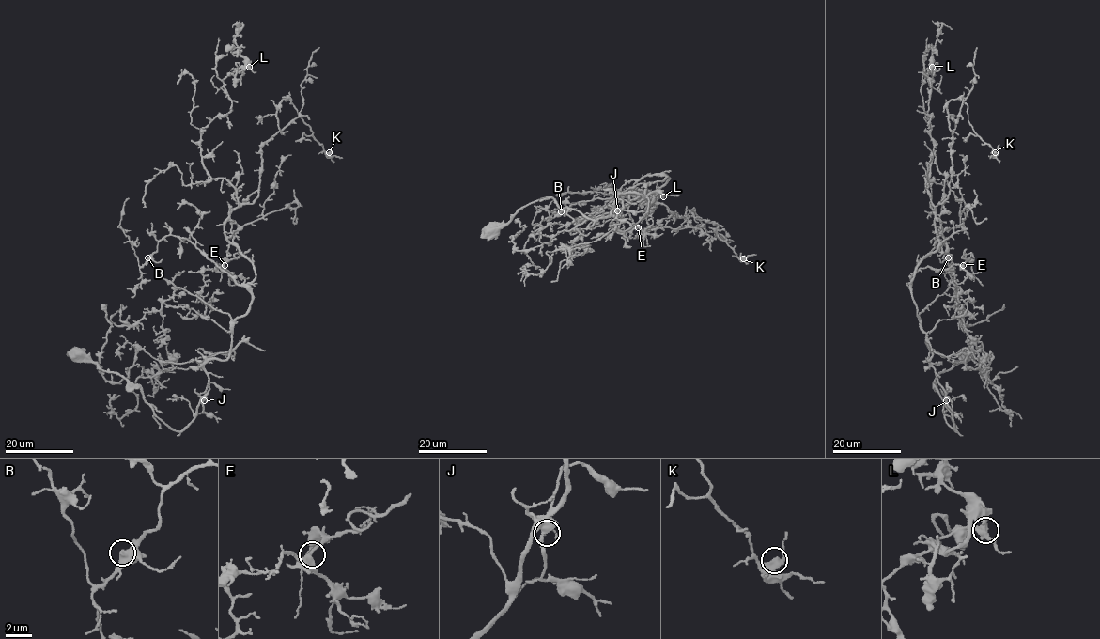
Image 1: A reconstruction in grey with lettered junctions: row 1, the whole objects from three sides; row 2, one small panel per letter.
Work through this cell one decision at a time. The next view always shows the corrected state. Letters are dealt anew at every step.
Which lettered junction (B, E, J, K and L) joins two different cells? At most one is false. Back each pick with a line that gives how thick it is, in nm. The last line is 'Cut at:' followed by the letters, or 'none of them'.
L: Thickness 480 nm
Cut at: L

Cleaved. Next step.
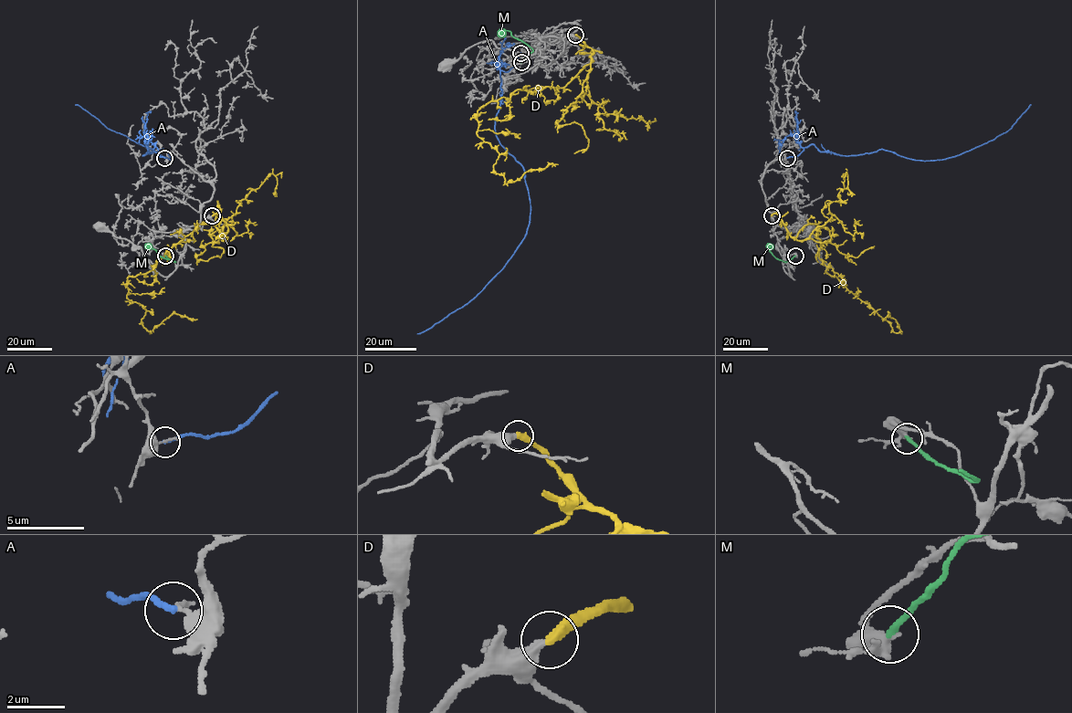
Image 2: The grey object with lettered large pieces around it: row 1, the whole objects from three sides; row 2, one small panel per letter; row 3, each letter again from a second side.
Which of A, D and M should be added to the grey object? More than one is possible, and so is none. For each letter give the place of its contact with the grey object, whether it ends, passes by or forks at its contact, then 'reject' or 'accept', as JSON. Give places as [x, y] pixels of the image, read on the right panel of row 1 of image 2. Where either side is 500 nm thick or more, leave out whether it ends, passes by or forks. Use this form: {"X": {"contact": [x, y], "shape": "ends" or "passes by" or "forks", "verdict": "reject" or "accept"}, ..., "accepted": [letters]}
{"A": {"contact": [787, 158], "shape": "ends", "verdict": "reject"}, "D": {"contact": [772, 215], "shape": "ends", "verdict": "accept"}, "M": {"contact": [795, 256], "shape": "ends", "verdict": "reject"}, "accepted": ["D"]}

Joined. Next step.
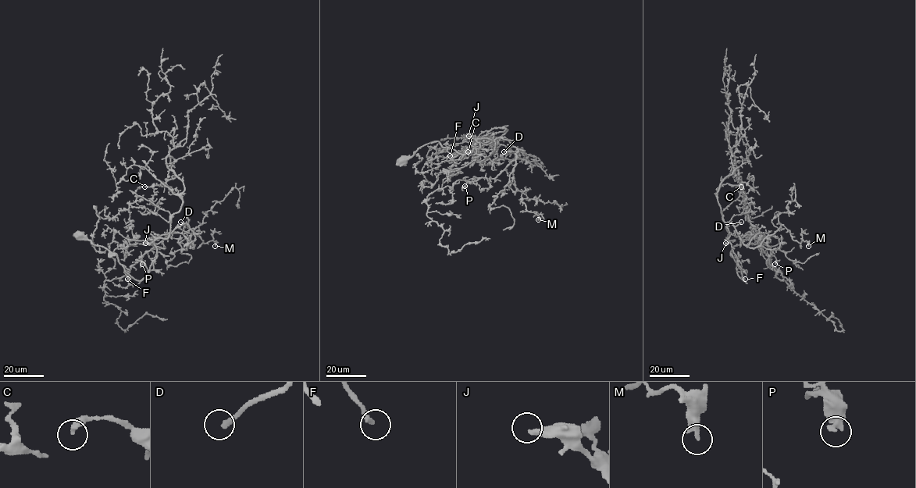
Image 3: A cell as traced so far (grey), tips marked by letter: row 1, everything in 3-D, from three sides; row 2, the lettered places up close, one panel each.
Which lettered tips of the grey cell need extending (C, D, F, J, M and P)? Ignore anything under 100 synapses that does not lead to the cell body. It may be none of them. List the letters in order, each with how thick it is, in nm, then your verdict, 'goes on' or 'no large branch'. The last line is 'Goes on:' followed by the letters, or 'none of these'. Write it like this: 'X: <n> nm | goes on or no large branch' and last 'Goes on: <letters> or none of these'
C: 360 nm | no large branch
D: 260 nm | goes on
F: 240 nm | no large branch
J: 340 nm | no large branch
M: 320 nm | no large branch
P: 320 nm | no large branch
Goes on: D

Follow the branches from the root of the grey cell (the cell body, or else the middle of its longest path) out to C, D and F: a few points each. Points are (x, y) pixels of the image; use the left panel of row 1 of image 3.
C: (80, 233), (115, 253), (140, 280), (157, 256), (153, 242), (168, 237), (182, 203), (162, 183), (144, 187)
D: (80, 233), (115, 253), (140, 280), (157, 256), (153, 242), (183, 223), (189, 226), (180, 222)
F: (80, 233), (94, 244), (115, 253), (127, 279)

